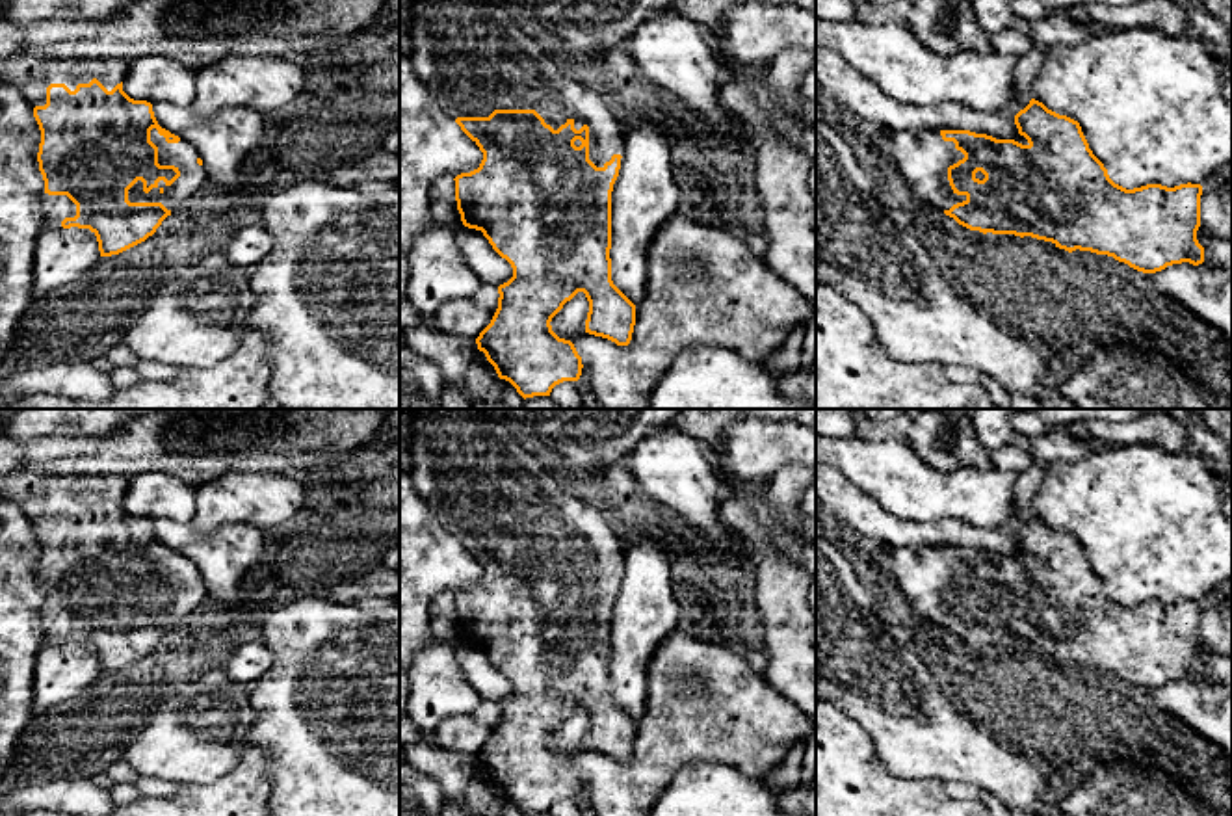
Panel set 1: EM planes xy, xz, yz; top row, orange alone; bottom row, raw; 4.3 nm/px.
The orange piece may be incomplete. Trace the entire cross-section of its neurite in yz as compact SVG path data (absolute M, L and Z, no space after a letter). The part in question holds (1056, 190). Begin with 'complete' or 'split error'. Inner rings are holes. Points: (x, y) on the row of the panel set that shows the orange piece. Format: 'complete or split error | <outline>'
split error | M1035 99L1015 115L1015 125L1028 139L1026 145L970 130L875 128L916 199L970 230L1031 236L1068 253L1080 249L1107 255L1143 273L1182 262L1193 266L1204 262L1204 247L1197 240L1200 184L1187 182L1174 188L1147 184L1134 190L1115 184L1089 149L1080 123Z

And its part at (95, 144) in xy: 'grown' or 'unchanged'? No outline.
grown

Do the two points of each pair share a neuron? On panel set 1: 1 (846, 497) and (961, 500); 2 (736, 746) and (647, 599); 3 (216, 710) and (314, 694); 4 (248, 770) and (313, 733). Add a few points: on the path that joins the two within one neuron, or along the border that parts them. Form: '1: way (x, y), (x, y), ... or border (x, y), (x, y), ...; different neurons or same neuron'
1: border (838, 471), (889, 512), (911, 521); different neurons
2: border (675, 629), (645, 671); different neurons
3: border (249, 696), (253, 723), (246, 740); different neurons
4: border (248, 740), (268, 755), (270, 796); different neurons

